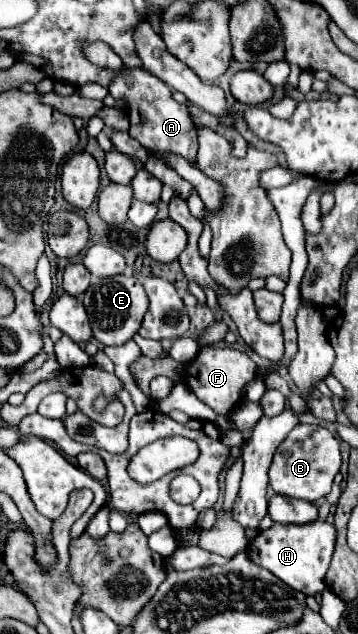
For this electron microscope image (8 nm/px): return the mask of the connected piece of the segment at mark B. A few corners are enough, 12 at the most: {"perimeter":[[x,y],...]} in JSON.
{"perimeter":[[297,425],[279,445],[269,485],[313,503],[341,467],[335,435]]}

